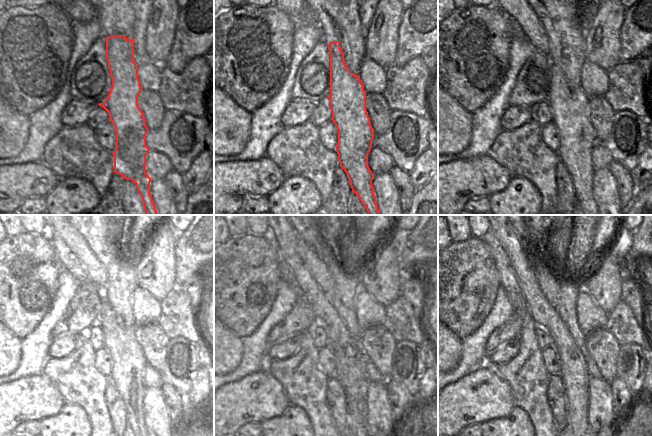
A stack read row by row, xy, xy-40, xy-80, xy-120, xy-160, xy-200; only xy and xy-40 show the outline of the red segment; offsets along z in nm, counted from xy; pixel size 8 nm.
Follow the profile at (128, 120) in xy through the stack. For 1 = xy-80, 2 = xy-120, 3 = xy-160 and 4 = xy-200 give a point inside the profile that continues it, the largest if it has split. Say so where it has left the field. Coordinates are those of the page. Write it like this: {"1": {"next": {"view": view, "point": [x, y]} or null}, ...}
{"1": {"next": {"view": "xy-80", "point": [570, 106]}}, "2": {"next": {"view": "xy-120", "point": [128, 361]}}, "3": {"next": {"view": "xy-160", "point": [351, 360]}}, "4": {"next": {"view": "xy-200", "point": [581, 374]}}}

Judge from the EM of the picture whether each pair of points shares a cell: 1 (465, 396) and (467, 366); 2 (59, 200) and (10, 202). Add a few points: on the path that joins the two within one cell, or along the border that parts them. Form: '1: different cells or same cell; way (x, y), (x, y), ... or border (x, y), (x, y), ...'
1: different cells; border (486, 363), (448, 384)
2: different cells; border (59, 179), (56, 185), (44, 197)

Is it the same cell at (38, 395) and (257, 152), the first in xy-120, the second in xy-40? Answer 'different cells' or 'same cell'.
different cells

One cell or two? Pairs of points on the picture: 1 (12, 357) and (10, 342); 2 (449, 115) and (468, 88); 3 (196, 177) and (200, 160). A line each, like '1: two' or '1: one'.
1: one
2: two
3: one

